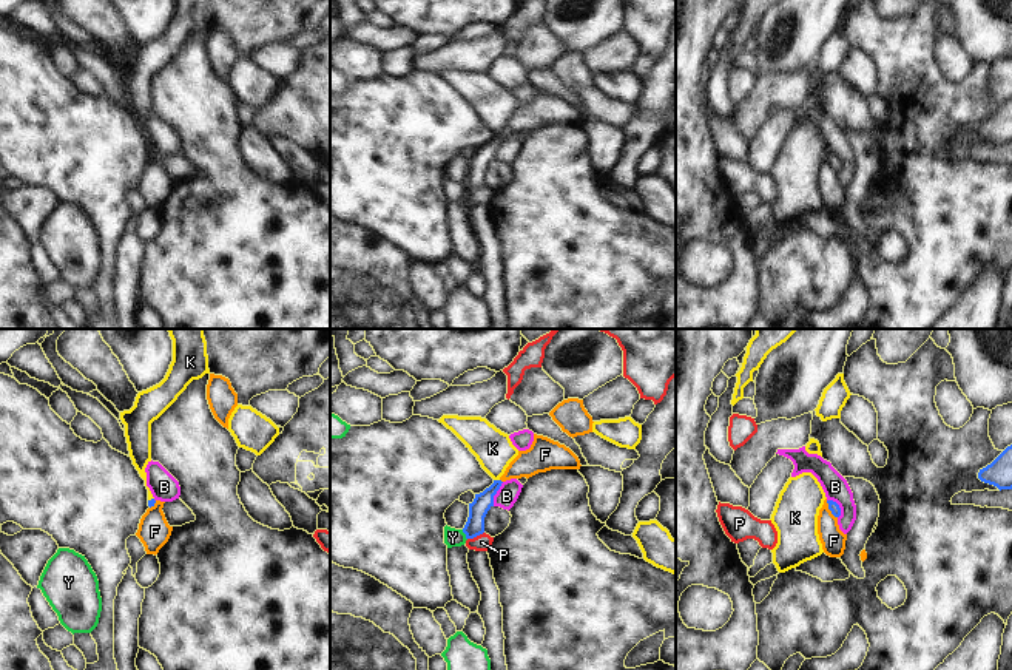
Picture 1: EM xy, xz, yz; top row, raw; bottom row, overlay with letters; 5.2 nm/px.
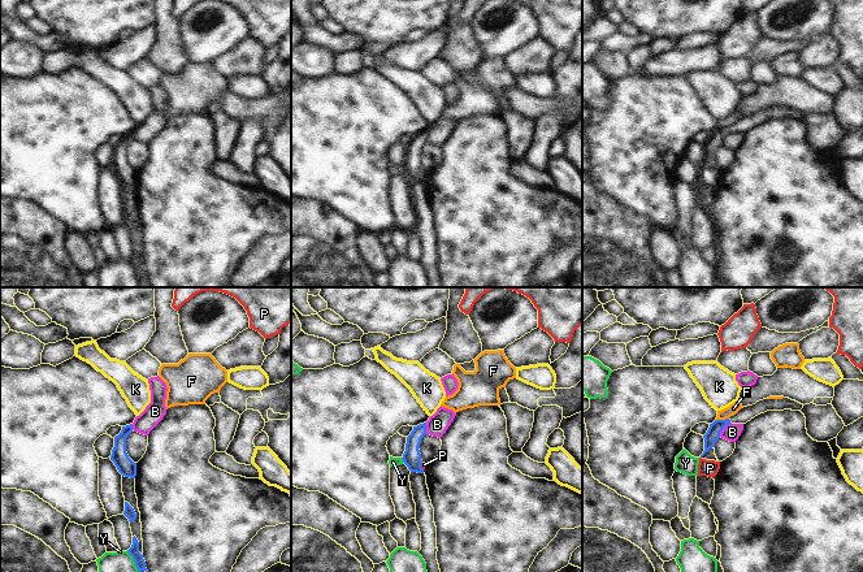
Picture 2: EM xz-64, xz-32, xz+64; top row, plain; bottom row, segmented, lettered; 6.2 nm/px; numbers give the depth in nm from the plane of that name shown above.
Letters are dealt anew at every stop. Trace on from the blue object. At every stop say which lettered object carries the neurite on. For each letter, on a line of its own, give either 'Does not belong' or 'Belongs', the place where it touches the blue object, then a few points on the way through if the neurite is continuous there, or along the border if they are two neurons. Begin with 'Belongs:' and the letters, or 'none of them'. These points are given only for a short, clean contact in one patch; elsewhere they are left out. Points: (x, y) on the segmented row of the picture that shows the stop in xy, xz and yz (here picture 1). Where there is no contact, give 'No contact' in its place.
Belongs: none of them
B: Does not belong. Touches blue at xz (495, 493). Boundary: xz (503, 482), (494, 496), (492, 505)
F: Does not belong. Touches blue at yz (830, 510). Boundary: yz (826, 500), (836, 517)
K: Does not belong. Touches blue at xz (497, 480). Boundary: xz (494, 479), (499, 480)
P: Does not belong. Touches blue at xz (475, 536). Boundary: xz (483, 531), (468, 539)
Y: Does not belong. Touches blue at xz (465, 533).

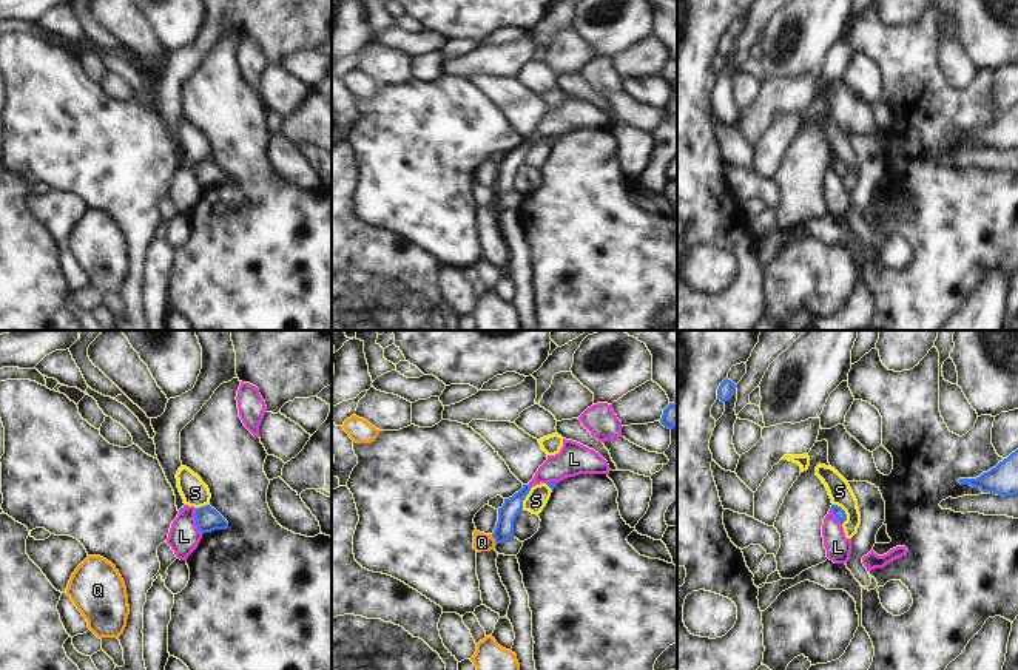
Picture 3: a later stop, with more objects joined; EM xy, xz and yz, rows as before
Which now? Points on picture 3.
Belongs: none of them
L: Does not belong. Touches blue at xy (196, 521). Boundary: xy (196, 508), (196, 527), (202, 533)
Q: Does not belong. Touches blue at xz (494, 538)
S: Does not belong. Touches blue at xz (525, 497). Boundary: xz (532, 487), (523, 500), (522, 510).

